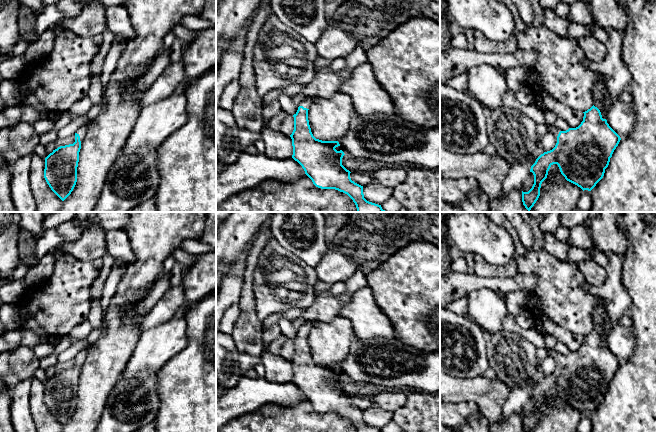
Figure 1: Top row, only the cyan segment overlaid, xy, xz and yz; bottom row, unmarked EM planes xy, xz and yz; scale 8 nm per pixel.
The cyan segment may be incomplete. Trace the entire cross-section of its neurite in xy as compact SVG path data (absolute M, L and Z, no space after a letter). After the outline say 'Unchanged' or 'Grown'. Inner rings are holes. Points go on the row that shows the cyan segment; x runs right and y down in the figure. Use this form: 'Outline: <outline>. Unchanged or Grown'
Outline: M88 125L81 126L75 133L73 144L58 147L45 158L44 178L62 201L76 185L79 152L87 130Z. Grown

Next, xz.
Outline: M308 97L300 103L294 117L294 130L290 135L292 139L293 155L305 171L305 174L312 180L313 184L321 189L335 189L347 194L355 203L357 212L386 212L381 205L367 201L364 198L363 186L355 183L350 178L350 171L342 165L342 158L345 155L342 150L335 148L340 146L338 141L322 141L316 139L309 125L308 110L315 97Z. Grown

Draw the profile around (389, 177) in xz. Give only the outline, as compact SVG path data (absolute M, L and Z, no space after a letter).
M401 167L382 168L374 171L372 174L374 182L391 189L403 183L407 178L407 170Z

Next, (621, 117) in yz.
M617 100L610 106L606 114L606 120L620 138L629 136L633 132L636 122L633 104Z

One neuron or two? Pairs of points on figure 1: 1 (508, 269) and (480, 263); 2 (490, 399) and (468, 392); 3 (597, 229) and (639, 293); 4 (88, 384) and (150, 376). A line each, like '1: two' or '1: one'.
1: one
2: one
3: two
4: two

